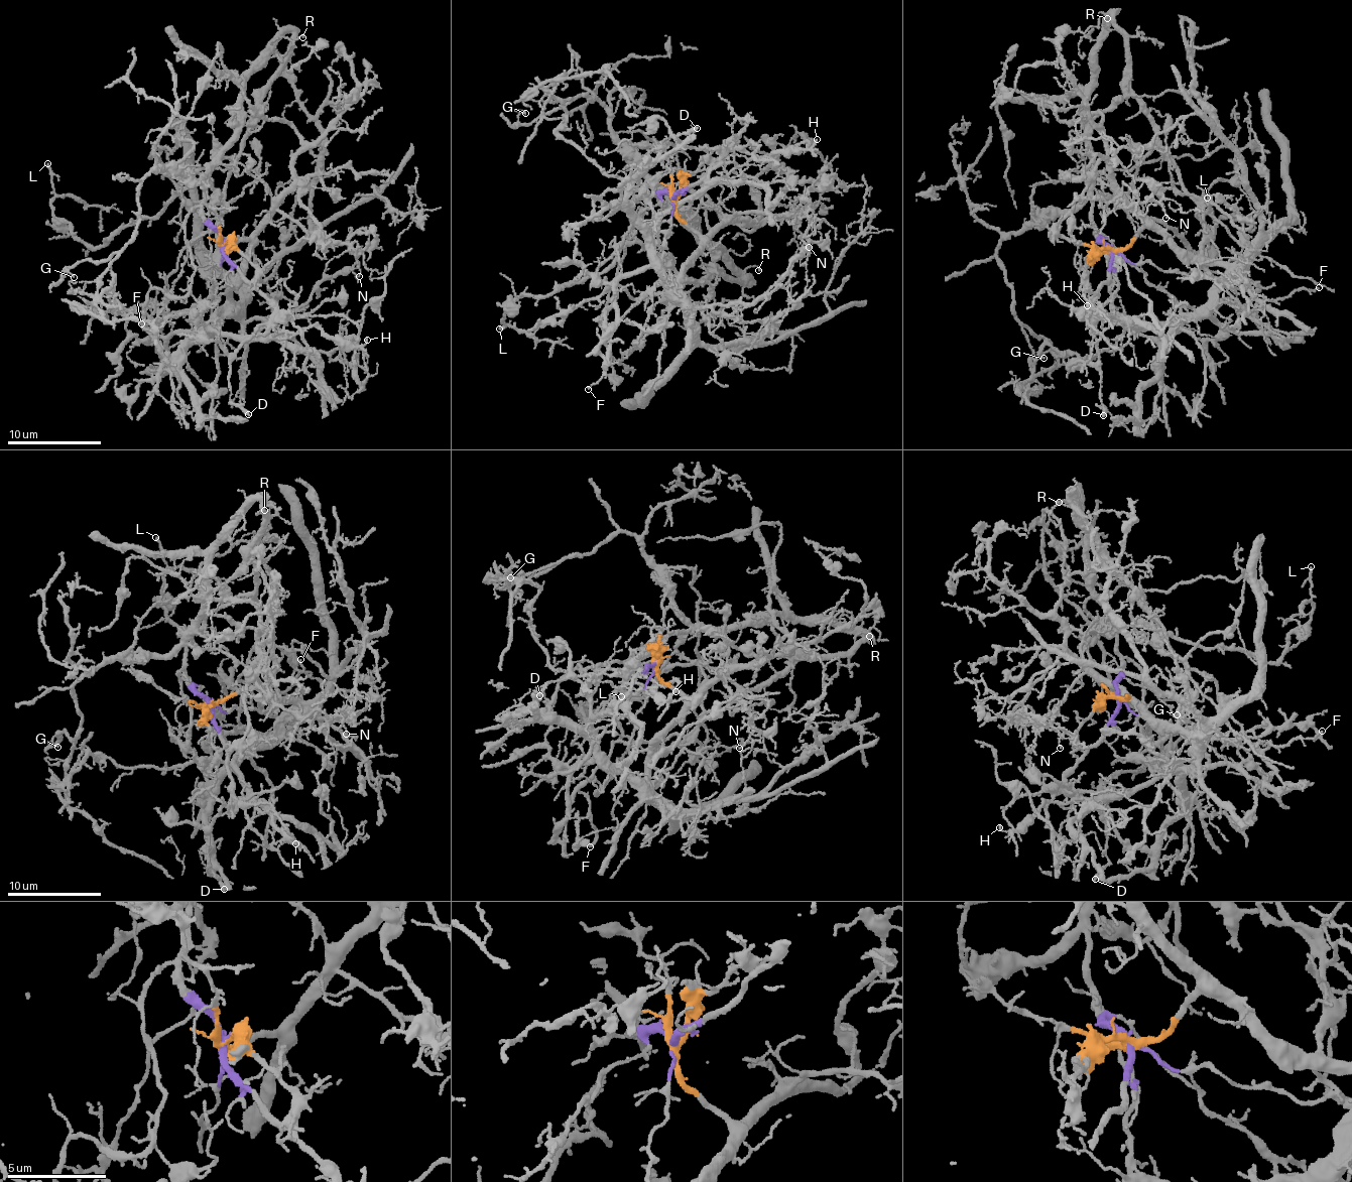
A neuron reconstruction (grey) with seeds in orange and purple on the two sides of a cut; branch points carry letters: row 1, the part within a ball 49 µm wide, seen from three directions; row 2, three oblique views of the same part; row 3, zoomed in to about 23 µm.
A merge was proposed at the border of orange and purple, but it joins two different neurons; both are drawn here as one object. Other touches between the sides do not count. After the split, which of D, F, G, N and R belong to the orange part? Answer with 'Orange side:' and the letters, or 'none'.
Orange side: N

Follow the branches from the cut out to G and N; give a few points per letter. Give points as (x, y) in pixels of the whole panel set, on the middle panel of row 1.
G: (674, 198), (657, 196), (654, 182), (626, 153), (598, 100), (580, 95), (523, 124), (518, 114), (525, 112)
N: (674, 198), (674, 211), (701, 235), (757, 211), (804, 218), (809, 224), (809, 247)

